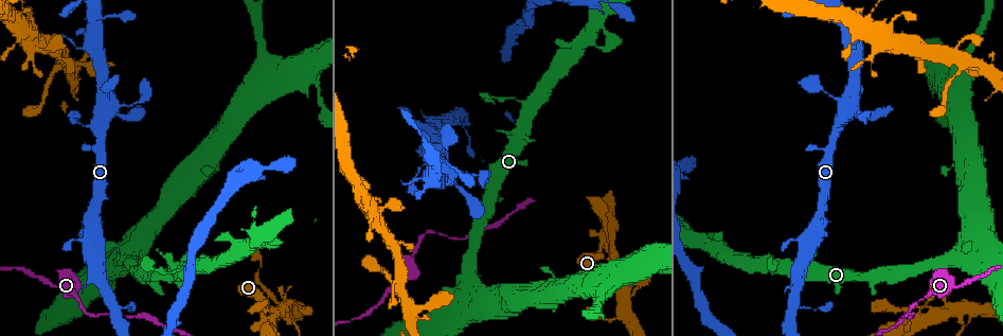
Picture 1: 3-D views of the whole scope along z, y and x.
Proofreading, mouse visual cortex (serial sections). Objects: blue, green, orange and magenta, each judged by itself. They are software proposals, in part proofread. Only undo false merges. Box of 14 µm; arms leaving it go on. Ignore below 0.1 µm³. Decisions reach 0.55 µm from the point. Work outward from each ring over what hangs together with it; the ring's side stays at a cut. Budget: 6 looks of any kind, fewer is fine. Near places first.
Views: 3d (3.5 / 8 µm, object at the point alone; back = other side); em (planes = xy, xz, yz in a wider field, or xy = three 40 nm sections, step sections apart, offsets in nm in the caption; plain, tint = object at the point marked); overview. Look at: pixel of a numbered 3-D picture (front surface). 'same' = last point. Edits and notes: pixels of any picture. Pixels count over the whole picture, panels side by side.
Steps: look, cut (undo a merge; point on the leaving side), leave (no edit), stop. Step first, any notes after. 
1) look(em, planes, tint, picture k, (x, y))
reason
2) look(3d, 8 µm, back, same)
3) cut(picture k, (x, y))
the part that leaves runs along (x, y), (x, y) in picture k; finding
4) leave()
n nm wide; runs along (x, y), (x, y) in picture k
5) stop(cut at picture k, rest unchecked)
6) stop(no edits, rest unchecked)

look(3d, 8 µm, picture 1, (908, 315))
sharp bend

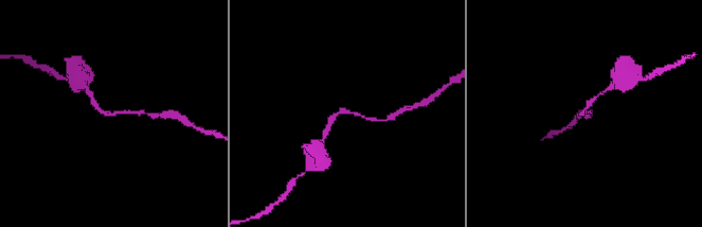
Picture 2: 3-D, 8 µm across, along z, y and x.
look(em, xy, step 1, tint, picture 2, (340, 110))
arms of 150, 150 nm; shape alone is not enough

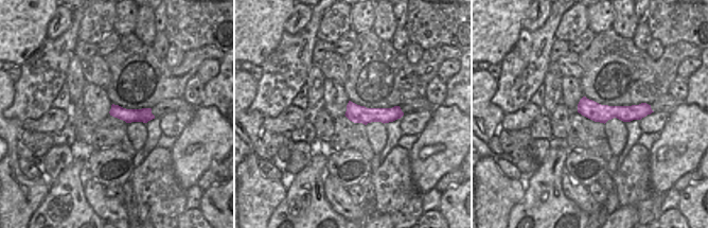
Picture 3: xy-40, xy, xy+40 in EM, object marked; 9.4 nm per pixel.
leave()
170 nm wide; runs along (645, 106), (639, 111), (580, 109) in picture 3; all the same cell

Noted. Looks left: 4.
look(3d, 3.5 µm, picture 1, (290, 314))

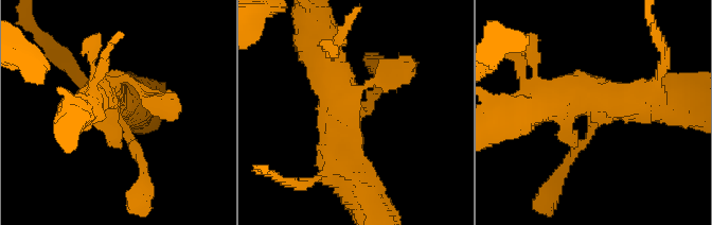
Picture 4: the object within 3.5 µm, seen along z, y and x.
look(em, planes, tint, picture 4, (592, 117))
shape alone is not enough

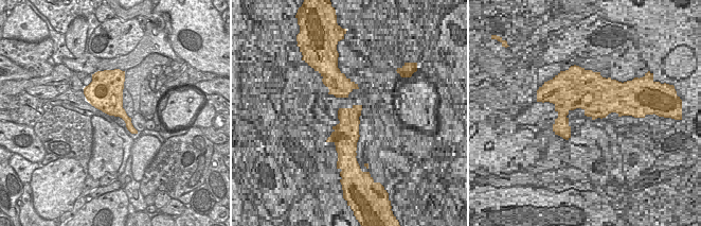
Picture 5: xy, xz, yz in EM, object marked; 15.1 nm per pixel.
leave()
480 nm wide; runs along (91, 102), (101, 98), (124, 124), (143, 170) in picture 4; one cell here

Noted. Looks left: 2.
look(3d, 3.5 µm, picture 1, (53, 285))
thin neck

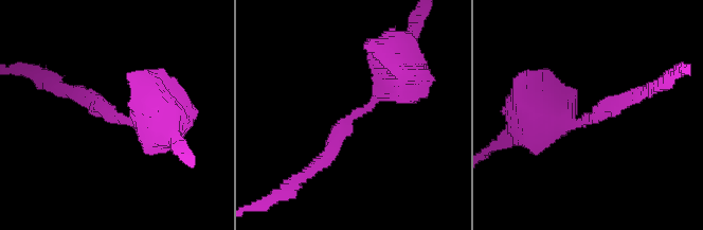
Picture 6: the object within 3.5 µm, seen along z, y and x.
look(em, xy, step 3, tint, picture 6, (114, 120))
arms of 200, 450 nm; now the EM

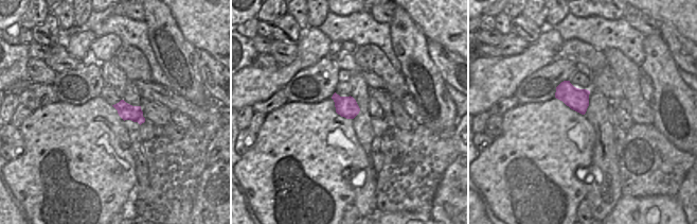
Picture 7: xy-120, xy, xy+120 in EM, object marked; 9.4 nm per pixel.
leave()
runs along (389, 59), (389, 84), (313, 167) in picture 6; one cell here

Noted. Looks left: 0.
stop(no edits, rest unchecked)

